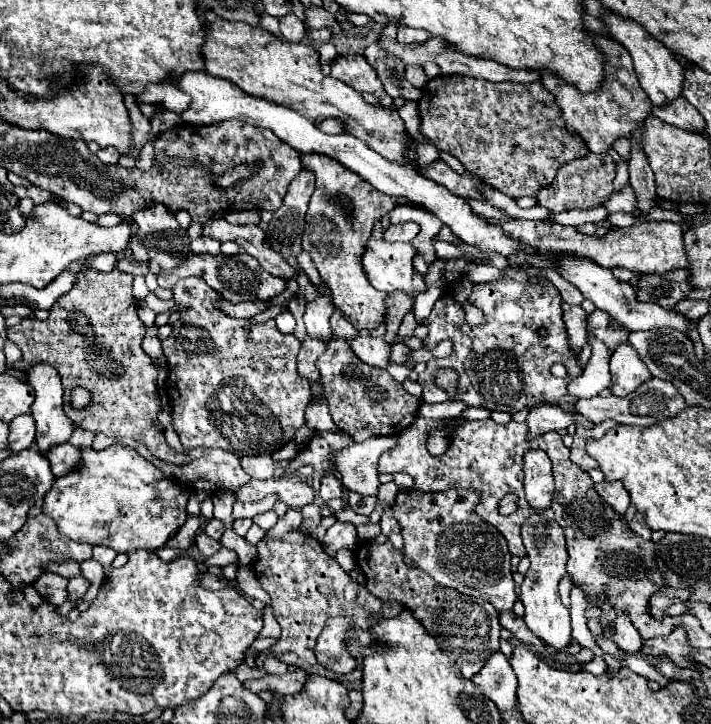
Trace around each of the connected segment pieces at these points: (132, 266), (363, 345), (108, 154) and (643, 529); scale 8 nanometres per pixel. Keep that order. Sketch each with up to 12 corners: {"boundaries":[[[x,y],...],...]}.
{"boundaries":[[[119,259],[117,267],[121,271],[143,275],[149,271],[147,261],[125,261]],[[375,337],[347,339],[369,365],[387,367],[391,345]],[[113,147],[97,153],[103,163],[115,165],[121,153]],[[637,513],[629,527],[643,539],[651,539],[651,529]]]}

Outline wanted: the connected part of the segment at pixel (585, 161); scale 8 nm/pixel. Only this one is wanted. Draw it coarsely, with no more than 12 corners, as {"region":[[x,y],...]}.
{"region":[[611,155],[563,165],[539,191],[553,213],[603,205],[613,191]]}

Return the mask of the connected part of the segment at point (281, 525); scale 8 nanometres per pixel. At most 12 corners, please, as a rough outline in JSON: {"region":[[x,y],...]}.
{"region":[[287,511],[285,517],[271,527],[265,537],[279,539],[301,523],[301,513]]}

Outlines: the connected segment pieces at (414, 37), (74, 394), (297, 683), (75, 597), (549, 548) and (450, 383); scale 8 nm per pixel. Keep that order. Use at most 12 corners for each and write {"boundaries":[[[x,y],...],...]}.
{"boundaries":[[[401,27],[397,41],[403,45],[423,43],[431,35],[423,29]],[[75,387],[71,391],[71,407],[87,409],[93,403],[89,389]],[[303,671],[265,675],[245,681],[253,693],[273,695],[297,693],[303,685]],[[85,577],[69,579],[67,601],[57,613],[67,615],[89,589]],[[534,513],[521,526],[531,559],[521,585],[527,627],[563,651],[569,609],[563,529]],[[449,367],[435,369],[435,385],[455,397],[459,373]]]}

